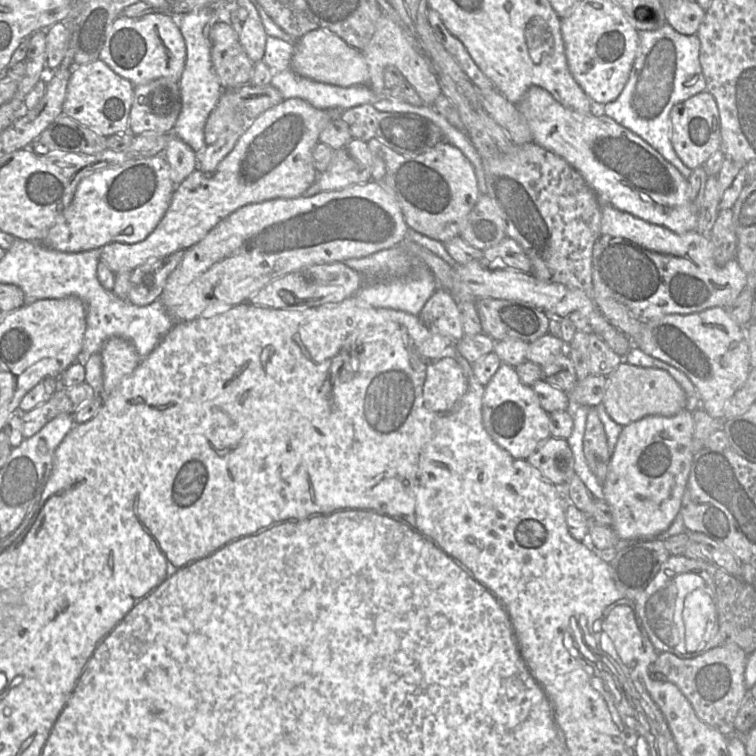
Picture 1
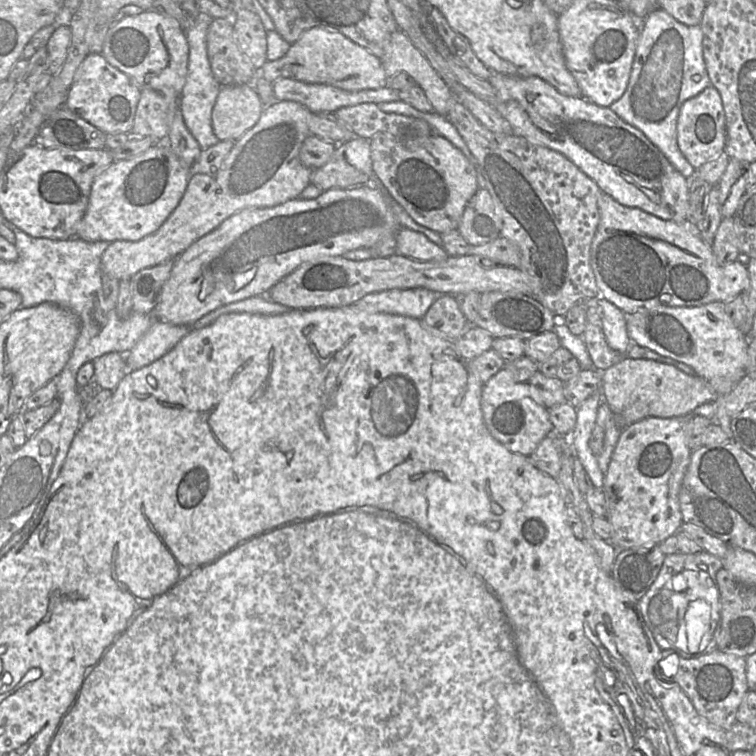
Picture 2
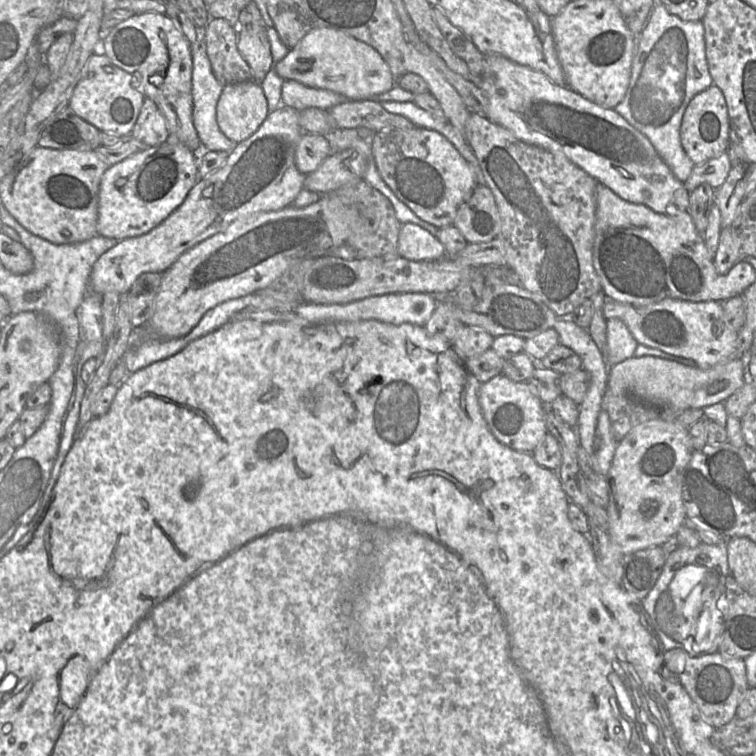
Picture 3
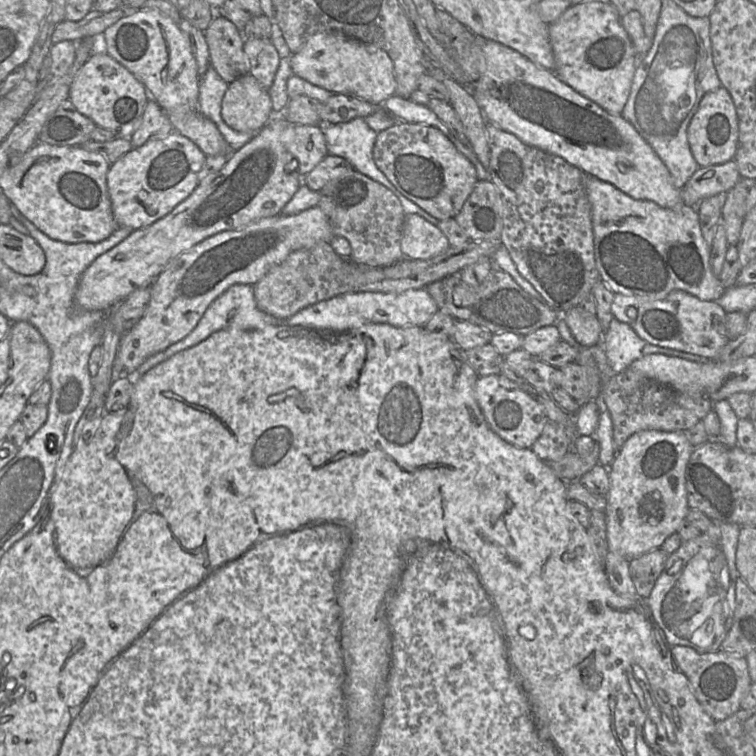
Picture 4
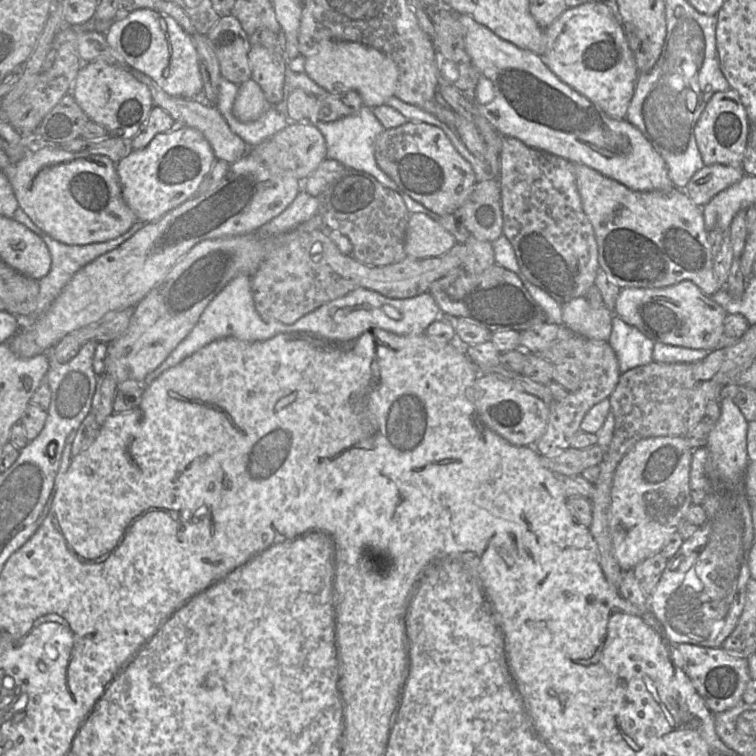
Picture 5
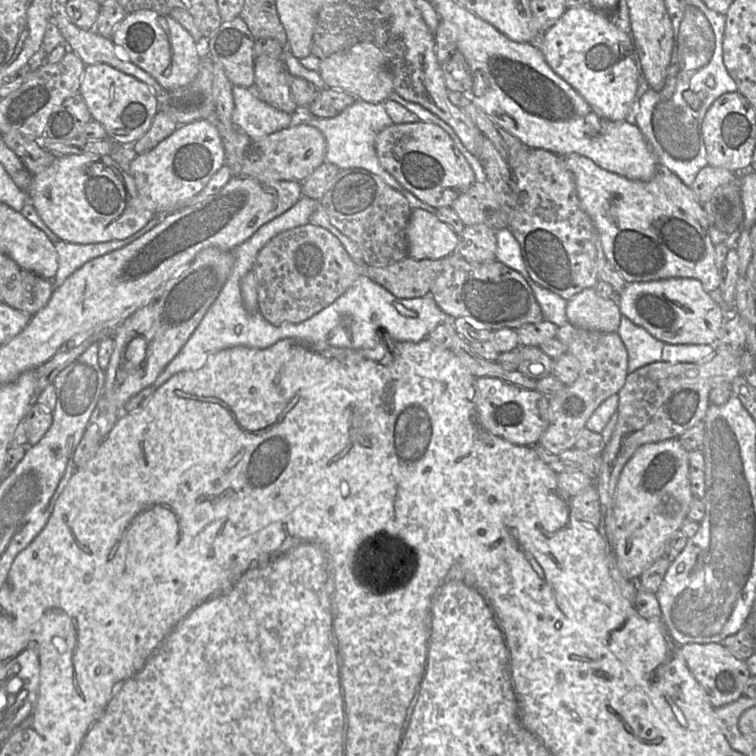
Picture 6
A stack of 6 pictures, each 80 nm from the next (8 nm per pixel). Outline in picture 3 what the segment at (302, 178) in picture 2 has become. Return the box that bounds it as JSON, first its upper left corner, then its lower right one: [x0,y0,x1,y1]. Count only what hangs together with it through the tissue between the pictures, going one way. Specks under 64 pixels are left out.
[90,105,306,295]

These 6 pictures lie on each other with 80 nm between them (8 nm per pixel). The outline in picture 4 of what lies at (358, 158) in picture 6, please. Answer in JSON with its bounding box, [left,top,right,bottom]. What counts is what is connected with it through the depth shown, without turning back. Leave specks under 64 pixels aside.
[318,118,438,227]

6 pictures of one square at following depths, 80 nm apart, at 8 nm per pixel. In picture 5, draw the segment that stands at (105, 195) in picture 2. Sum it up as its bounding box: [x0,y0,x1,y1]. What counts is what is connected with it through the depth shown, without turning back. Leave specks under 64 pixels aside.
[116,126,216,222]

